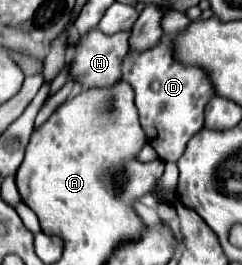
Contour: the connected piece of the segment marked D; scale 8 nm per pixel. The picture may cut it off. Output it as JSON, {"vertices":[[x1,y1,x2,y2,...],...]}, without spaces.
{"vertices":[[164,35,160,45,144,53,126,55,122,63,122,79,126,79,136,91,136,107,148,143,164,163,178,161,190,137,204,127,204,105,214,95,206,71,176,63,172,59,172,39]]}

